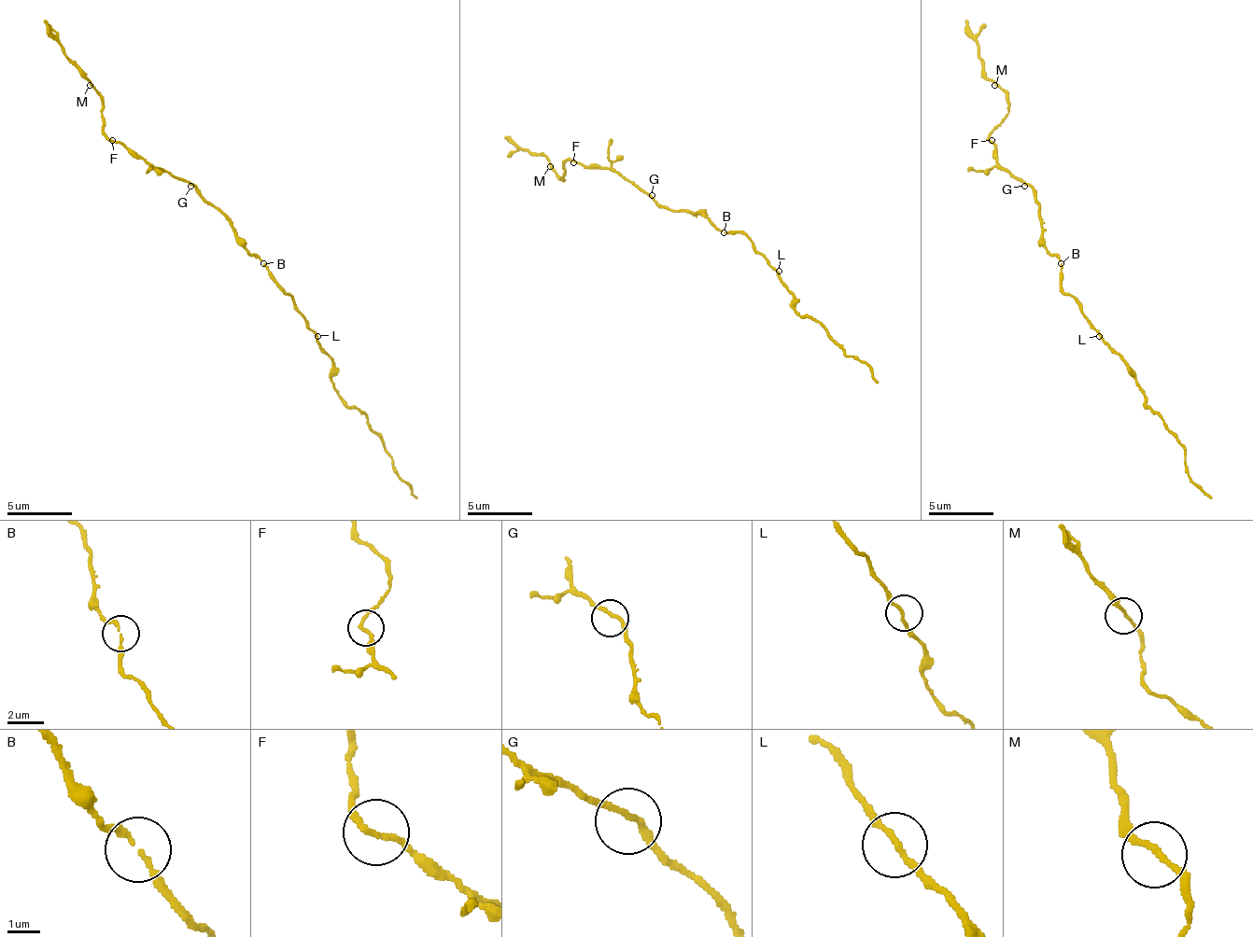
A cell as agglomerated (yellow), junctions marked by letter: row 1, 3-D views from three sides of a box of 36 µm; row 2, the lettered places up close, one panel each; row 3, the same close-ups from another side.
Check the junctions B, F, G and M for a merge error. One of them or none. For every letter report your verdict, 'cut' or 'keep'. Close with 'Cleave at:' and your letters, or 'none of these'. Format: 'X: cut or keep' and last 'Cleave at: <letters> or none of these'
B: keep
F: keep
G: keep
M: keep
Cleave at: none of these

